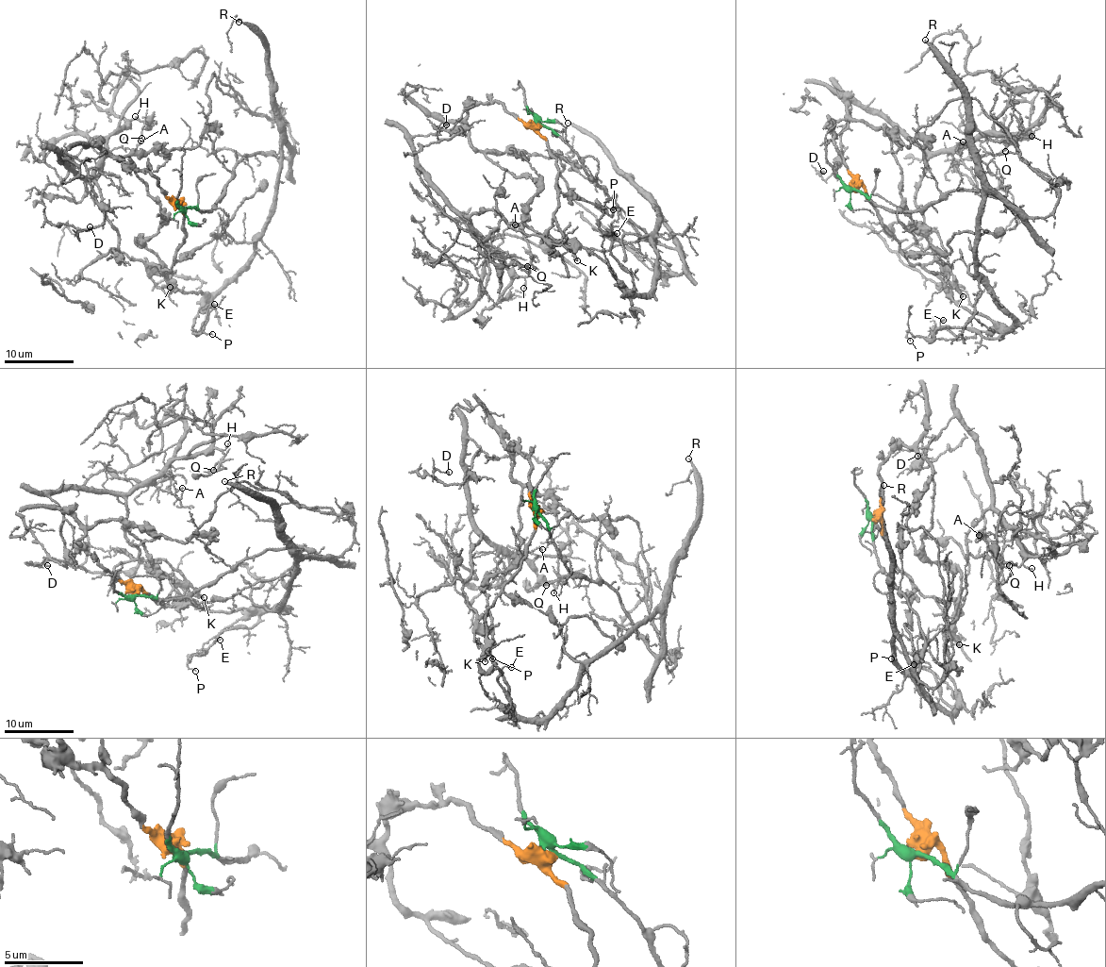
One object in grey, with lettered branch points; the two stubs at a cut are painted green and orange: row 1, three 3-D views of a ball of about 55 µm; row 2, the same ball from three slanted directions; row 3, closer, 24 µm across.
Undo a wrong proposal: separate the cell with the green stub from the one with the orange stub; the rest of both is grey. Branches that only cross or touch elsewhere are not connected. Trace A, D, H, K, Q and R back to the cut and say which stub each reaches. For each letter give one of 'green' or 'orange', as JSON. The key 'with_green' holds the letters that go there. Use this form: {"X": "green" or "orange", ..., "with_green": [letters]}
{"A": "orange", "D": "orange", "H": "orange", "K": "orange", "Q": "orange", "R": "green", "with_green": ["R"]}

